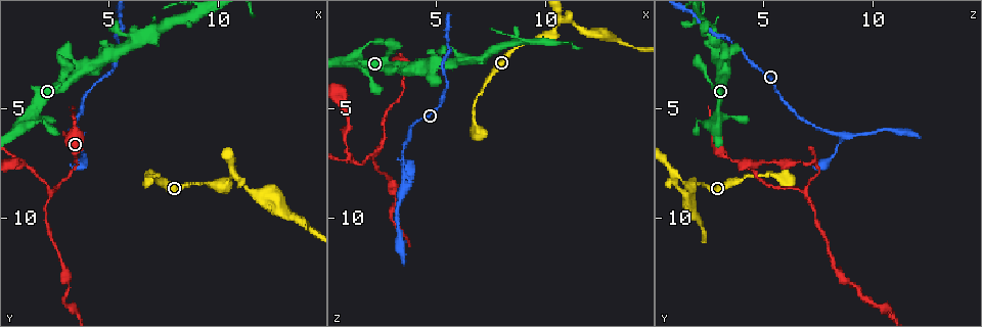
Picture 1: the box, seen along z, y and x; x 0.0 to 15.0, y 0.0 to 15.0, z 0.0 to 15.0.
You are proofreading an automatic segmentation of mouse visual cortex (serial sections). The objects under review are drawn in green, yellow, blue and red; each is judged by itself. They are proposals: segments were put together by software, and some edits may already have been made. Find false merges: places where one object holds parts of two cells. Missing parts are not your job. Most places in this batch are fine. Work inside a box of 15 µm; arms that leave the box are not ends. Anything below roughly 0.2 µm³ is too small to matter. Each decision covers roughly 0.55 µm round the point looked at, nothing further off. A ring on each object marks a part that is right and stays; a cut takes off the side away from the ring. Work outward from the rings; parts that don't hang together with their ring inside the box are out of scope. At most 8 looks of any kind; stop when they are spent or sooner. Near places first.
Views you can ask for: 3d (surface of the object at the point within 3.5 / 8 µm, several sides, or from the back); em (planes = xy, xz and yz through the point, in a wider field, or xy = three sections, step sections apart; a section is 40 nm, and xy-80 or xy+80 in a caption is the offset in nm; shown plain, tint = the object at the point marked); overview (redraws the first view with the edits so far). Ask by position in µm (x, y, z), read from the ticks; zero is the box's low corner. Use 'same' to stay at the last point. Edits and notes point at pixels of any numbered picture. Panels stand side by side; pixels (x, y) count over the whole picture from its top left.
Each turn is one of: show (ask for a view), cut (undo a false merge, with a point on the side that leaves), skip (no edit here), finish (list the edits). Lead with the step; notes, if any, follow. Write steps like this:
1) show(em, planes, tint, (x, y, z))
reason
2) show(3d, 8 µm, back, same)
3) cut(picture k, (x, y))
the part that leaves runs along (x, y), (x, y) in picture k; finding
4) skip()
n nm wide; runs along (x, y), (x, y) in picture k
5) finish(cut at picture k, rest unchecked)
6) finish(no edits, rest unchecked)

show(3d, 3.5 µm, (10.6, 8.1, 1.1))
abrupt turn

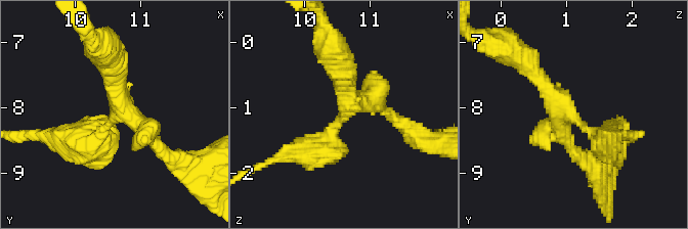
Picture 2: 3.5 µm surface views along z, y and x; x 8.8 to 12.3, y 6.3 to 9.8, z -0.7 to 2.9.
show(em, xy, step 5, tint, (10.70, 8.10, 1.00))
need the tissue

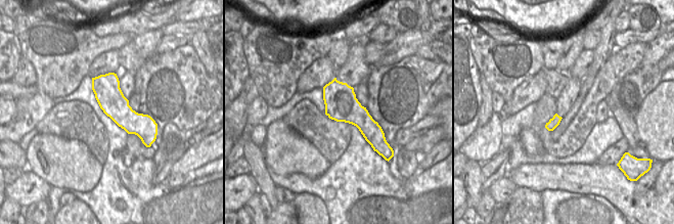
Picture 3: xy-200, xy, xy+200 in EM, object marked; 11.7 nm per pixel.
show(em, planes, tint, same)
another direction

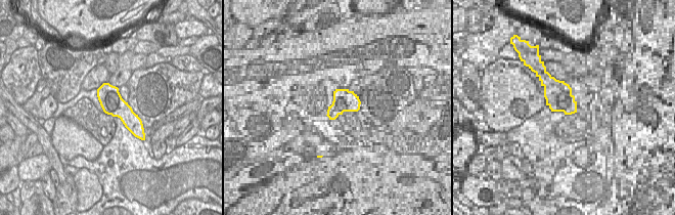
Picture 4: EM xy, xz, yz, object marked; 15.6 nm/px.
skip()
runs along (311, 150), (355, 103), (396, 120) in picture 2; all the same cell

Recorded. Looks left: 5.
show(3d, 3.5 µm, (2.4, 8.9, 6.9))
a fork

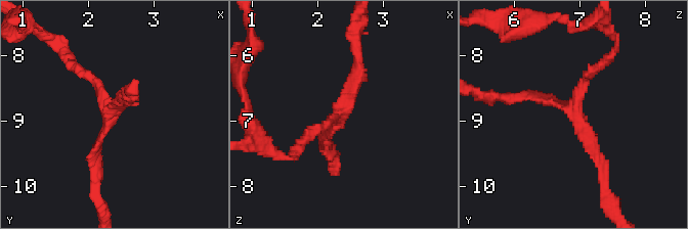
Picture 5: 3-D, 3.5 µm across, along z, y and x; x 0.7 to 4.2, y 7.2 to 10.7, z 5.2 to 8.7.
show(em, xy, step 1, tint, (2.35, 8.85, 6.90))
3 arms; arms of 150, 150, 150 nm

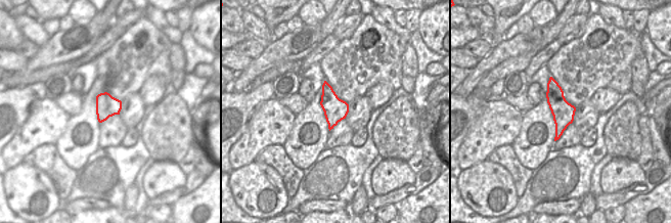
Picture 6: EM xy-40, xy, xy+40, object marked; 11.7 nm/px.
skip()
runs along (357, 56), (348, 106), (301, 143) in picture 5; one cell here

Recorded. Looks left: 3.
show(3d, 3.5 µm, (1.0, 7.4, 7.2))
three arms meet

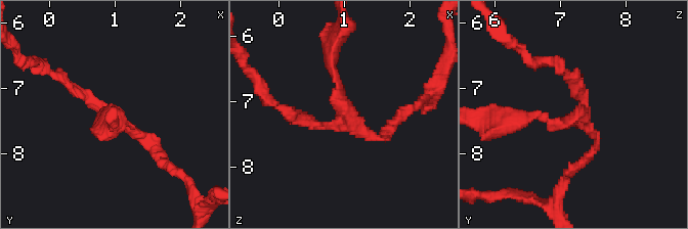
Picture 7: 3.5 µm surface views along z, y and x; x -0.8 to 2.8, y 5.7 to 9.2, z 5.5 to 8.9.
show(em, xy, step 2, tint, (1.00, 7.40, 7.30))
3 arms; arms of 100, 150, 150 nm; now the EM

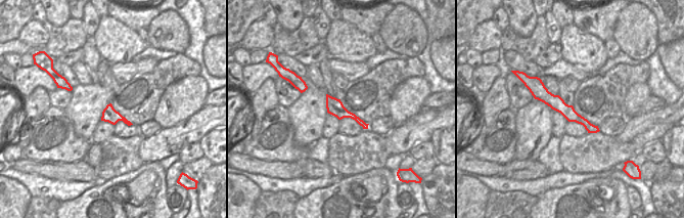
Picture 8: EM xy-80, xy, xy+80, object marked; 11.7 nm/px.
show(em, planes, tint, same)
cut it another way

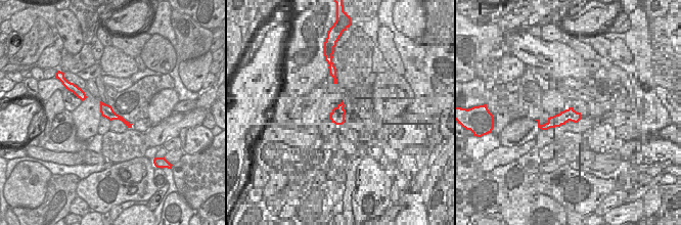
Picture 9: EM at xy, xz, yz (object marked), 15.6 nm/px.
skip()
one cell here

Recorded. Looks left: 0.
finish(no edits, rest unchecked)

